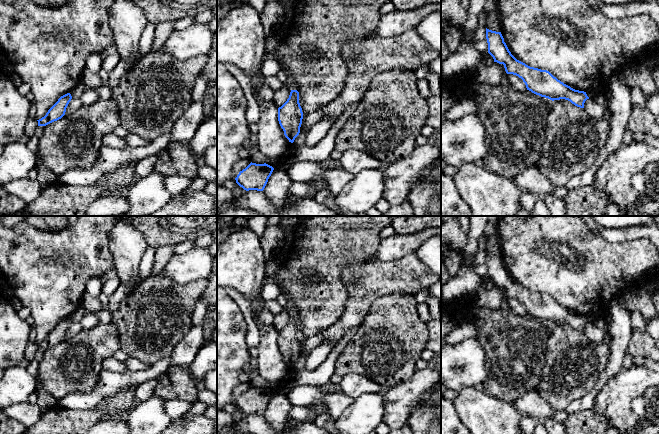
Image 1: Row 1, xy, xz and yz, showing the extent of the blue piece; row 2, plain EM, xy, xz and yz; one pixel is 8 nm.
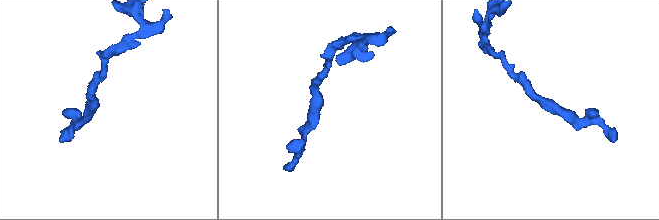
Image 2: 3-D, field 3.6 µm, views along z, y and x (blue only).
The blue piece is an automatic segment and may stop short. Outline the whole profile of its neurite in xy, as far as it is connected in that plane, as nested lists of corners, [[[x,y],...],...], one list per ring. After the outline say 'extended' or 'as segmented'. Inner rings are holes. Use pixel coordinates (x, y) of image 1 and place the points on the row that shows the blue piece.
[[[67,93],[61,96],[58,101],[48,110],[46,115],[38,121],[38,126],[46,126],[54,121],[61,119],[66,112],[66,108],[71,101],[72,96]]]; as segmented

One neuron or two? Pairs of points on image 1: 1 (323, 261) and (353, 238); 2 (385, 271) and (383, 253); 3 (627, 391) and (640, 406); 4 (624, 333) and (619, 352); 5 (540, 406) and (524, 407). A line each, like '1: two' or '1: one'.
1: one
2: two
3: two
4: one
5: one

